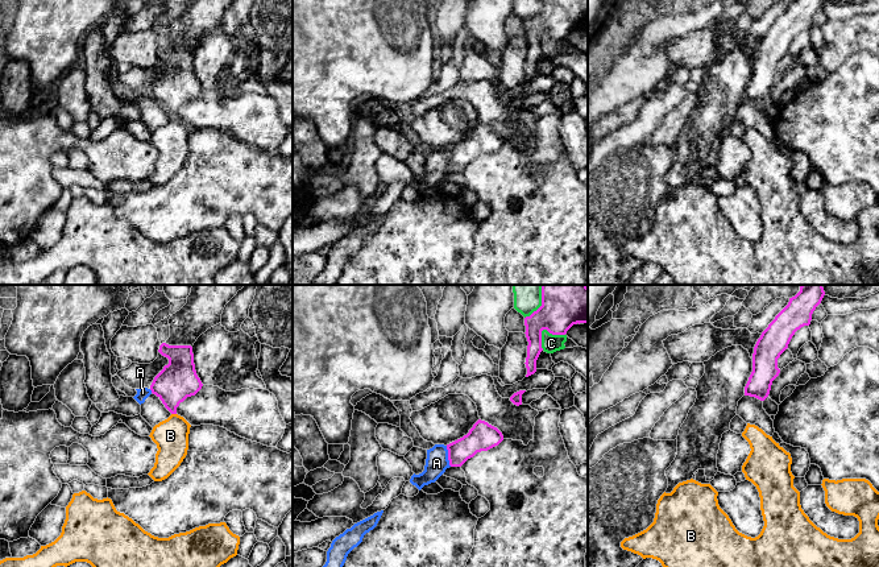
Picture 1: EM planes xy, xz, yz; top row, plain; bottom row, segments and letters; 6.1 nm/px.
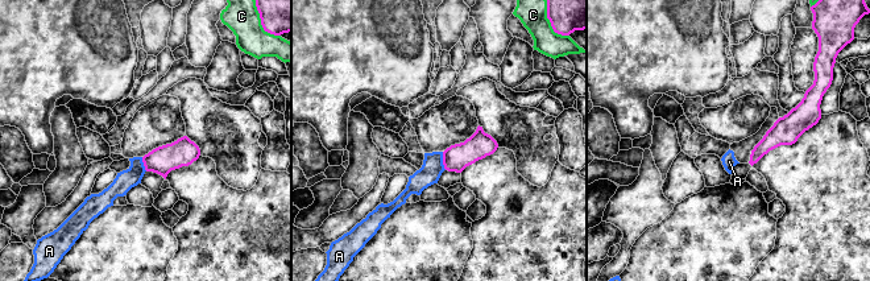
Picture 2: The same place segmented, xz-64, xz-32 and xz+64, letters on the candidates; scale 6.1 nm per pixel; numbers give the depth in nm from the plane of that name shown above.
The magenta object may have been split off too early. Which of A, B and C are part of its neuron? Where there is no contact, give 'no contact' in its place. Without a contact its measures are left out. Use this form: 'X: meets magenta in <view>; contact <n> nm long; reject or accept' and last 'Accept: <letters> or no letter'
A: meets magenta in xz; contact 130 nm long; reject
B: meets magenta in xy; contact 30 nm long; reject
C: meets magenta in xz; contact 170 nm long; reject
Accept: no letter

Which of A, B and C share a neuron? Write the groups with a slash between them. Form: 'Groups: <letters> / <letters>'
Groups: A / B / C

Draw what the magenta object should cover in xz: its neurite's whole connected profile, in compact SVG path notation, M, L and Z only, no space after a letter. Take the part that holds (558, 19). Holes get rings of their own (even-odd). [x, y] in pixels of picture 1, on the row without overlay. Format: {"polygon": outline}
{"polygon": "M542 0L542 11L530 21L525 22L527 50L526 82L536 76L536 65L543 55L542 36L547 34L552 40L565 40L573 29L588 28L588 0Z"}

